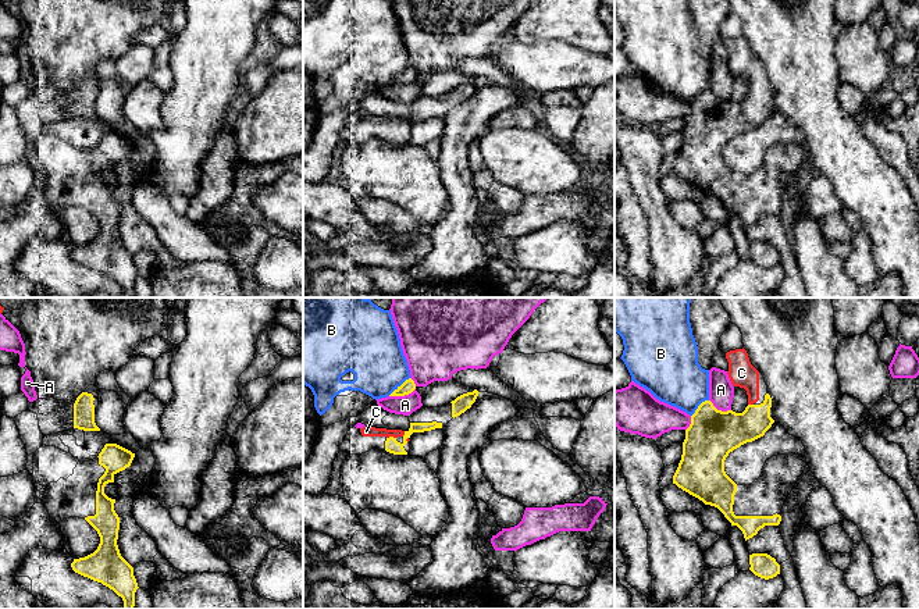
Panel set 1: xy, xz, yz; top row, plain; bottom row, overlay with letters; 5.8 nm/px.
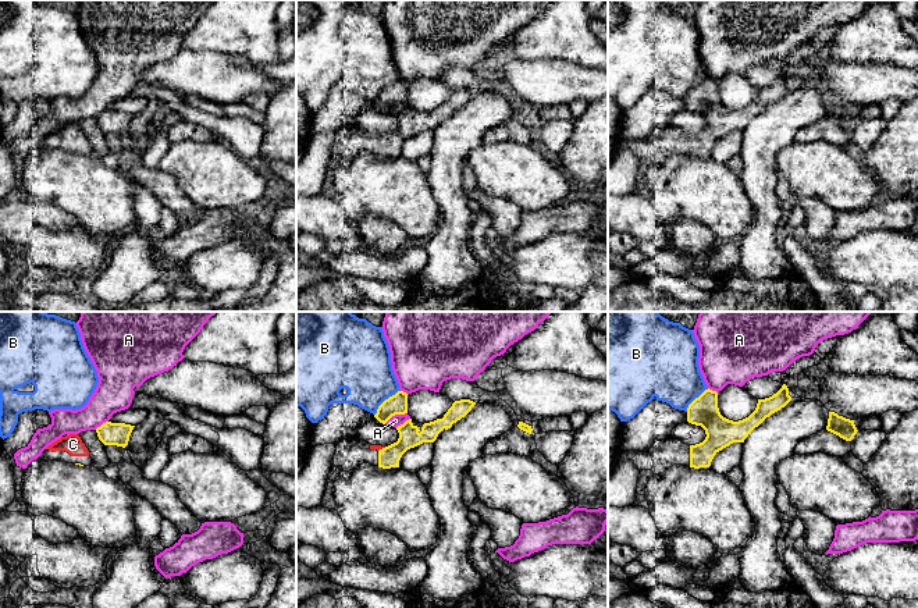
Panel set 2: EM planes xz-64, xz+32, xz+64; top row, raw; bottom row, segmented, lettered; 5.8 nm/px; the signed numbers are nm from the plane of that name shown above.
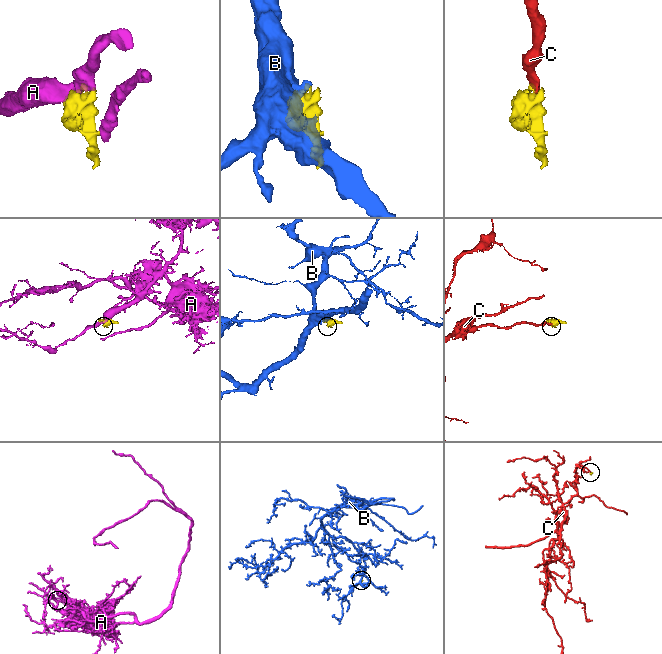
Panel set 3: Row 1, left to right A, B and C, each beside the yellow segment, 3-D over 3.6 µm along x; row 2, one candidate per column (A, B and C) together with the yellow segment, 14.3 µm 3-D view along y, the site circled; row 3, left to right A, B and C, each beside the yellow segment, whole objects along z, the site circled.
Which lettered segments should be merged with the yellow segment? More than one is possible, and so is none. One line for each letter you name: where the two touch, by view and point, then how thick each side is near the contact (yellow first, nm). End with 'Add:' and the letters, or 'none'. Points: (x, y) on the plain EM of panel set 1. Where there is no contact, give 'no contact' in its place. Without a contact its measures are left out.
C: xz (391, 125) | 80/60 nm
Add: C

